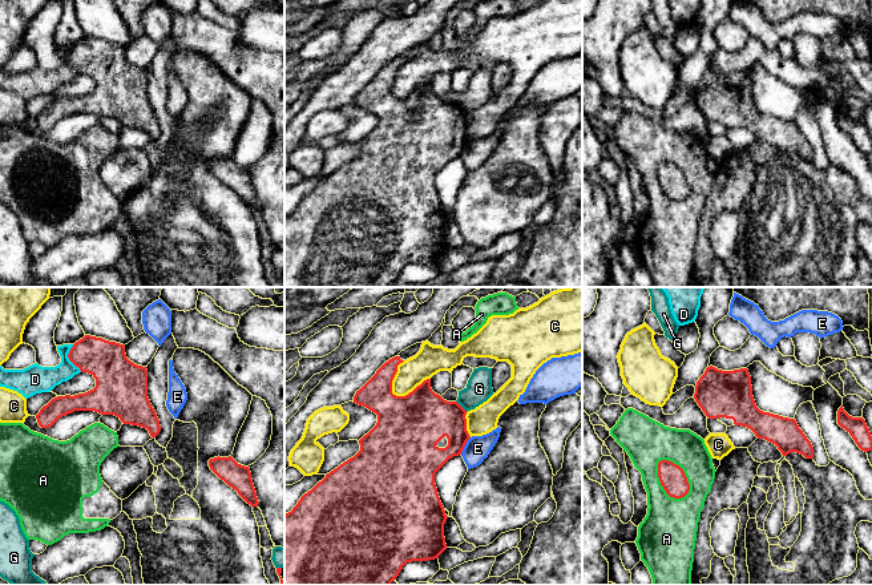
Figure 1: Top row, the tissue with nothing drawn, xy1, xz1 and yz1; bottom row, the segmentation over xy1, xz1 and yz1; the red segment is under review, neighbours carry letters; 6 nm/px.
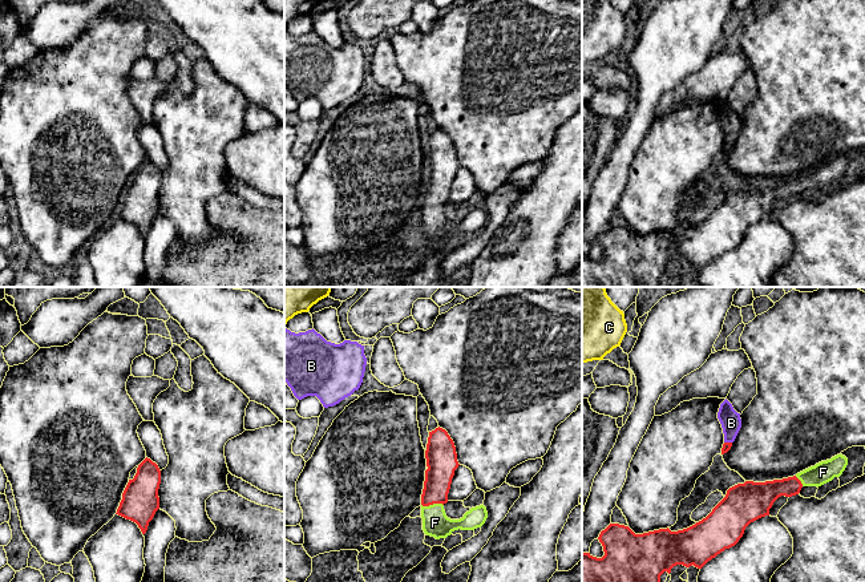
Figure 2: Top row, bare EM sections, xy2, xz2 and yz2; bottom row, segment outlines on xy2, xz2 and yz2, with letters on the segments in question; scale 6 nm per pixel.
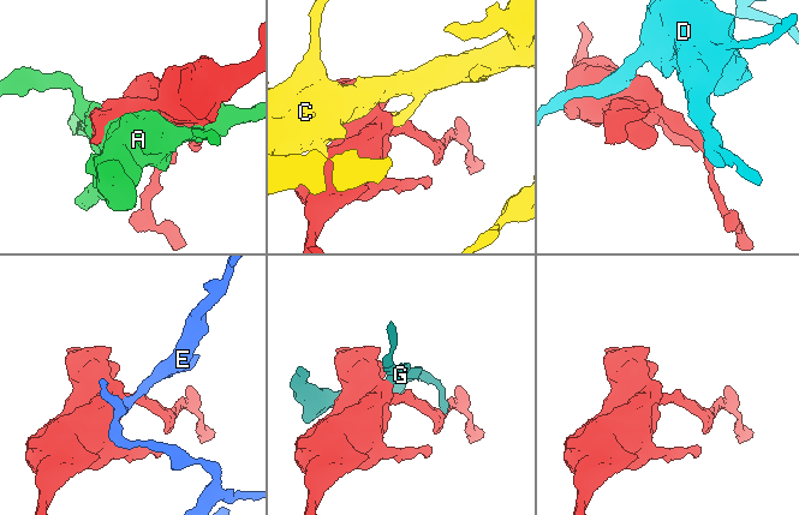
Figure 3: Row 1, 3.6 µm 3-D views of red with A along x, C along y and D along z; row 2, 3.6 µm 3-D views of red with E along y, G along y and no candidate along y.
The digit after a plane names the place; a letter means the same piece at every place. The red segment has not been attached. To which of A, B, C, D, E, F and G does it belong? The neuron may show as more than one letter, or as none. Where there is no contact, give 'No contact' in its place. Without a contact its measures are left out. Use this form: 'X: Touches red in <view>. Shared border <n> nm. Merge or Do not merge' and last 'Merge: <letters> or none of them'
A: Touches red in yz1. Shared border 280 nm. Do not merge
B: Touches red in yz2. Shared border 50 nm. Do not merge
C: Touches red in xz1. Shared border 260 nm. Do not merge
D: Touches red in xy1. Shared border 180 nm. Do not merge
E: Touches red in xz1. Shared border 130 nm. Do not merge
F: Touches red in xz2. Shared border 140 nm. Merge
G: Touches red in xz1. Shared border 100 nm. Do not merge
Merge: F

